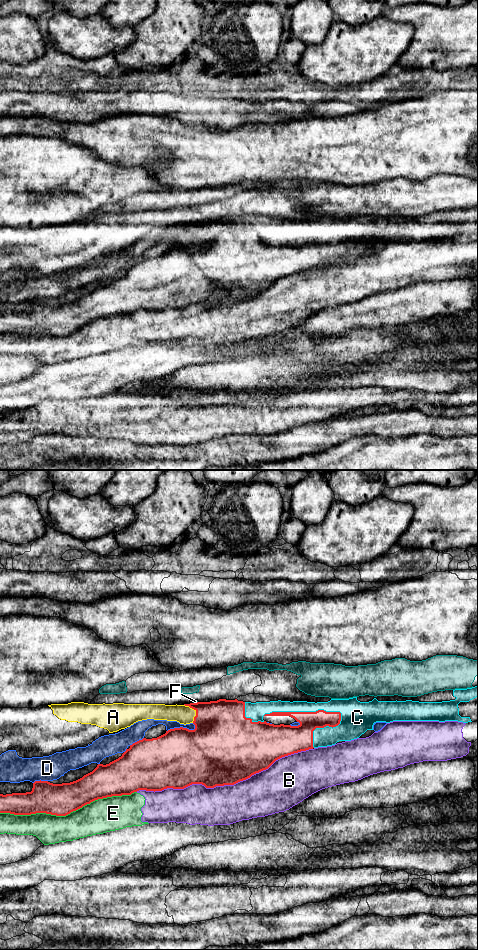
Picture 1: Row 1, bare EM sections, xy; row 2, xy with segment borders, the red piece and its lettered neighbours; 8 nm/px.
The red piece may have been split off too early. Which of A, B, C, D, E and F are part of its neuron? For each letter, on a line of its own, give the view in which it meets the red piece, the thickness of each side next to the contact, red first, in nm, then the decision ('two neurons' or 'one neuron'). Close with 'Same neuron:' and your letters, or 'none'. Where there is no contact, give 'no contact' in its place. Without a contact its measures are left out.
A: xy | 440/150 nm | two neurons
B: xy | 500/320 nm | two neurons
C: xy | 220/160 nm | two neurons
D: xy | 460/70 nm | two neurons
E: xy | 260/260 nm | two neurons
F: xy | 380/20 nm | two neurons
Same neuron: none

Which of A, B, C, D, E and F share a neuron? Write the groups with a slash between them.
A / B E / C D / F

